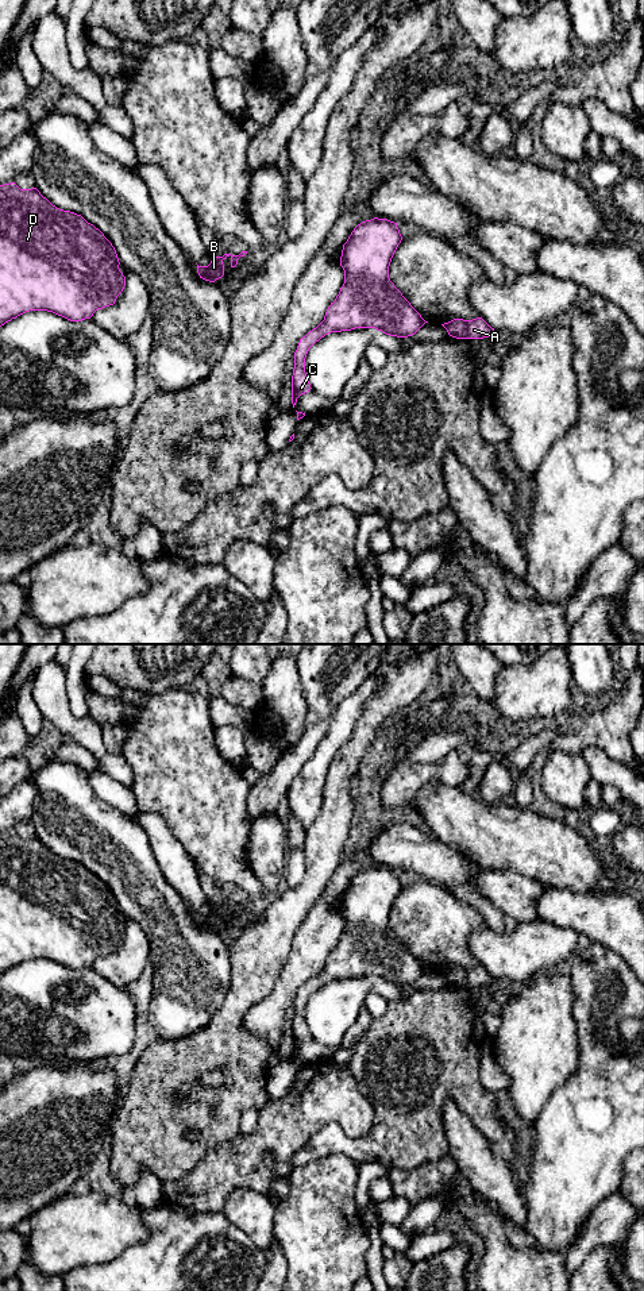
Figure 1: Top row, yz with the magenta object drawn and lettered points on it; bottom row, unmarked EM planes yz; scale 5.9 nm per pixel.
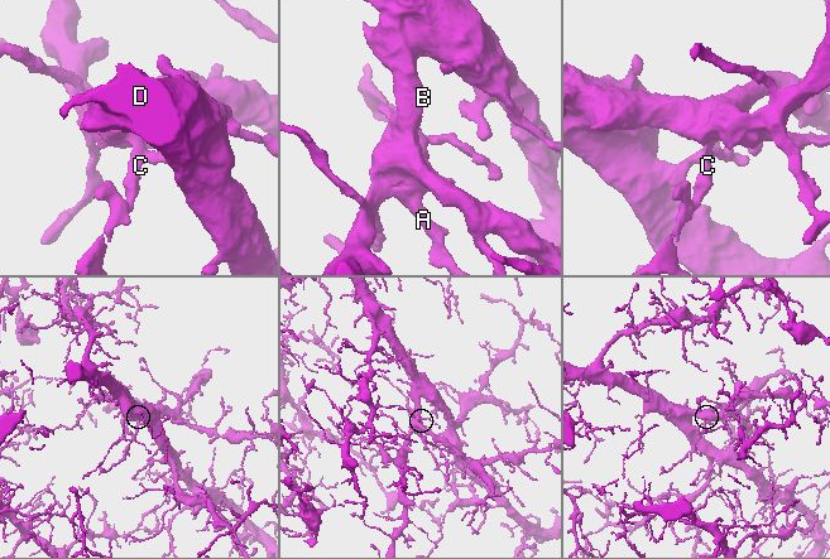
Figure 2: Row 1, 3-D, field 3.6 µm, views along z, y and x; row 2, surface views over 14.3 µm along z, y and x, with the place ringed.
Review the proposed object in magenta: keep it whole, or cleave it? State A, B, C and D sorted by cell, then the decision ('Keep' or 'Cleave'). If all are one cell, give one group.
Groups: A B C D. Keep

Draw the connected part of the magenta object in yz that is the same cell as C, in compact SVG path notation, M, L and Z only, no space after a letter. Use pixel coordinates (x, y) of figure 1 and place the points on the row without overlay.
M374 866L358 872L343 893L340 914L344 918L344 932L335 949L328 955L324 968L300 987L294 1001L292 1024L293 1056L297 1047L312 1037L305 1021L305 1006L309 997L325 983L355 976L375 976L390 984L408 986L428 971L389 926L389 914L401 889L402 885L397 871Z

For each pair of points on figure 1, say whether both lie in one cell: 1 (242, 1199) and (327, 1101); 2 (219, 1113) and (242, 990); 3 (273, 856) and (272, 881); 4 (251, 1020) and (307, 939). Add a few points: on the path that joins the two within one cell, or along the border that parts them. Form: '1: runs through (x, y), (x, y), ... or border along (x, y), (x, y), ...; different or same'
1: border along (267, 1195), (250, 1189), (236, 1189), (223, 1206); different
2: runs through (235, 1082), (235, 1021); same
3: runs through (272, 862), (272, 875); same
4: runs through (273, 1004), (286, 990), (290, 979), (305, 960); same

